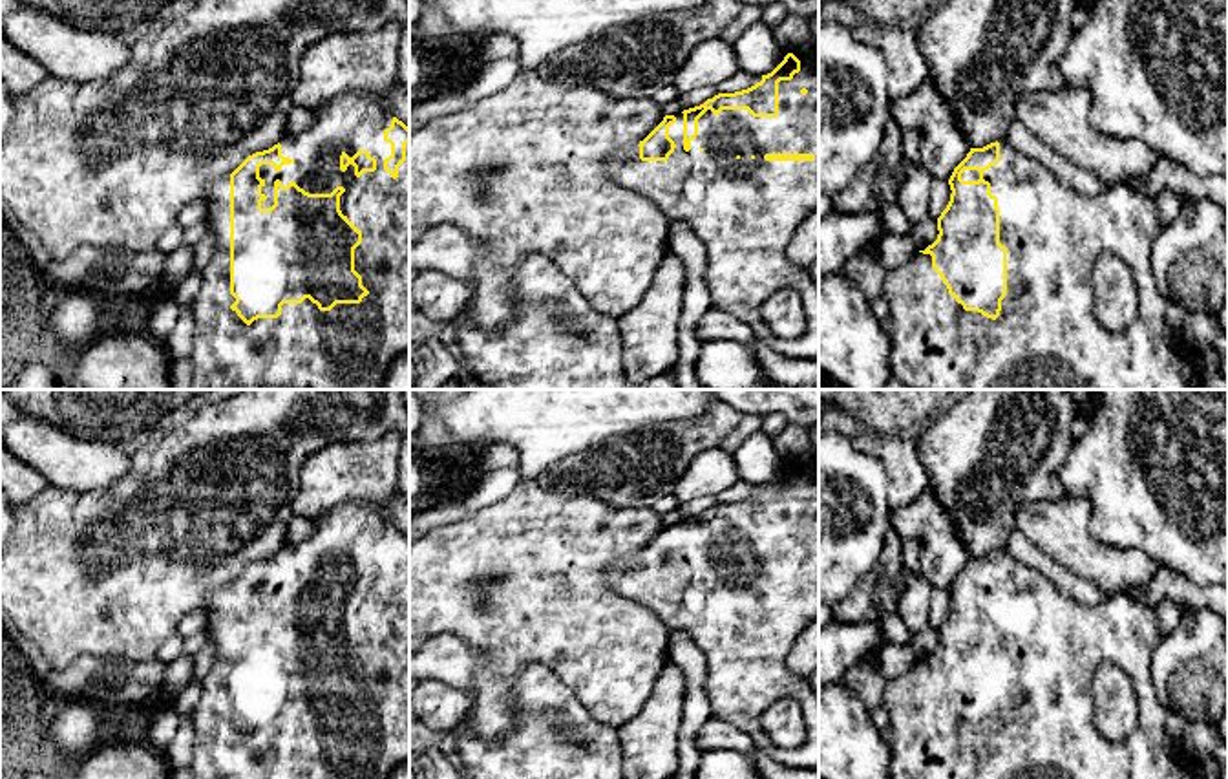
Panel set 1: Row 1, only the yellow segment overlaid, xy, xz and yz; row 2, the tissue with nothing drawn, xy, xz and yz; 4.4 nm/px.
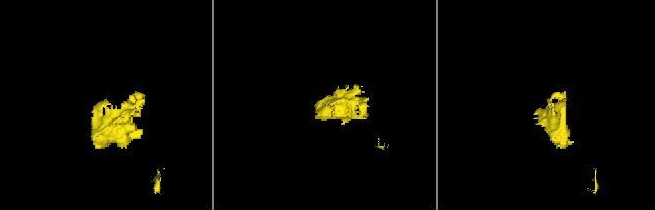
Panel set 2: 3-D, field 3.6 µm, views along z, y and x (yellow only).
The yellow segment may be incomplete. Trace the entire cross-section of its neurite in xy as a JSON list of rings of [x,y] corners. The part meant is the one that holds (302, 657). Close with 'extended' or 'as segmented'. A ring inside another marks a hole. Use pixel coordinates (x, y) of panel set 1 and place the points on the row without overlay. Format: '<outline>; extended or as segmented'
[[[344,501],[318,516],[316,530],[296,545],[283,545],[269,560],[249,565],[230,585],[210,592],[203,605],[208,613],[206,631],[216,647],[216,660],[203,680],[203,693],[194,710],[196,746],[190,763],[192,779],[389,779],[391,772],[409,759],[409,538],[384,519],[367,501]]]; extended

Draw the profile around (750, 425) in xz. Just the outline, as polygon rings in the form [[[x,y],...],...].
[[[742,415],[740,424],[724,439],[720,448],[733,455],[753,433],[760,430],[762,430],[762,417]]]

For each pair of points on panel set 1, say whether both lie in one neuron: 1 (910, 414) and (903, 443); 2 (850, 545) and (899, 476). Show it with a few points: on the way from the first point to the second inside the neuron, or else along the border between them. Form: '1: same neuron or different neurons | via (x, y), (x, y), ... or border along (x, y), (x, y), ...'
1: different neurons | border along (868, 430), (879, 436), (912, 432)
2: different neurons | border along (870, 454), (887, 476), (887, 500), (892, 509)

